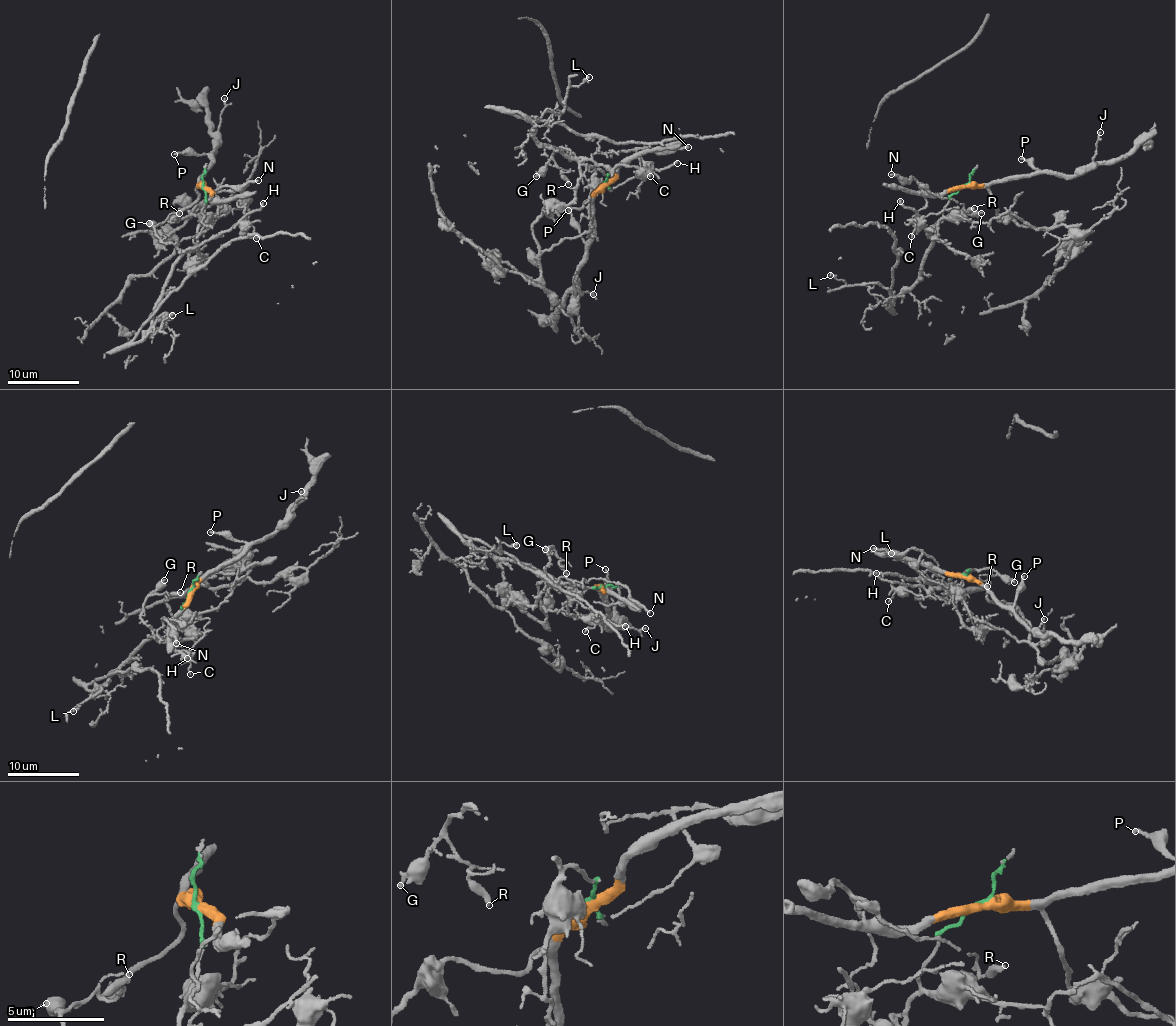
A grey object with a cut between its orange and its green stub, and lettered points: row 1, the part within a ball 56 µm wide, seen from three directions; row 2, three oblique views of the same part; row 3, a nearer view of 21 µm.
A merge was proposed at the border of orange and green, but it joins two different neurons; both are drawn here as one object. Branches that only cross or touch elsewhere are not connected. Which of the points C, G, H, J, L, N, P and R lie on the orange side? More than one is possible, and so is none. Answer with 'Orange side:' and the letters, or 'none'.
Orange side: J, N, P

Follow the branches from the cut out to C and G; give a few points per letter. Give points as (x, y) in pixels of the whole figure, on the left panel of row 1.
C: (203, 187), (204, 212), (191, 246), (218, 237), (237, 223), (253, 227), (257, 239)
G: (203, 187), (204, 212), (199, 221), (196, 241), (188, 249), (179, 249), (171, 243), (159, 239), (148, 223)

